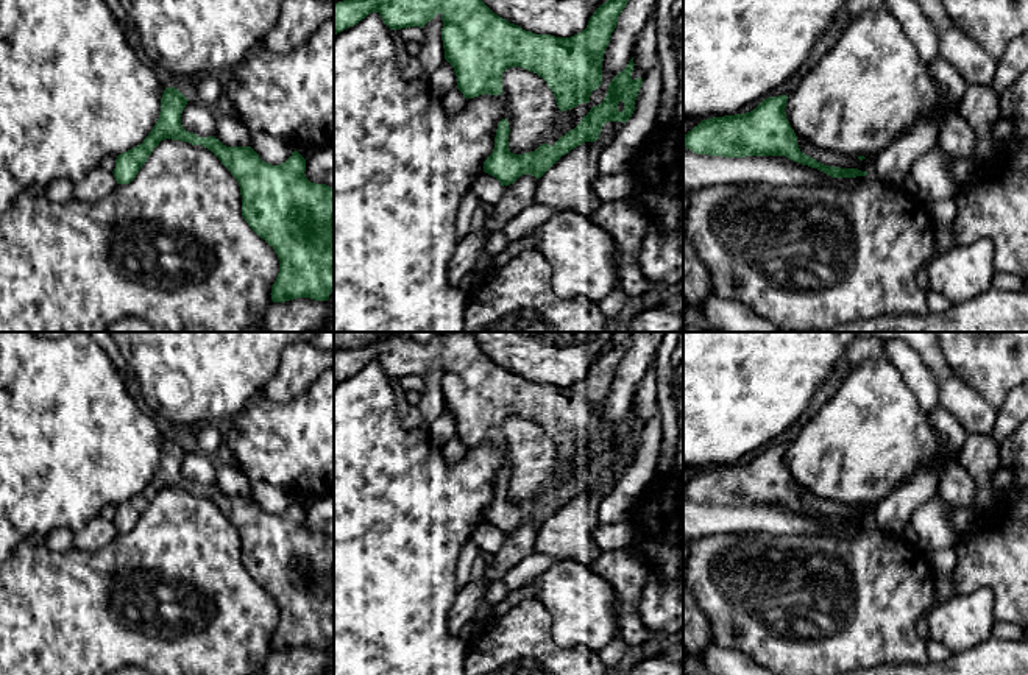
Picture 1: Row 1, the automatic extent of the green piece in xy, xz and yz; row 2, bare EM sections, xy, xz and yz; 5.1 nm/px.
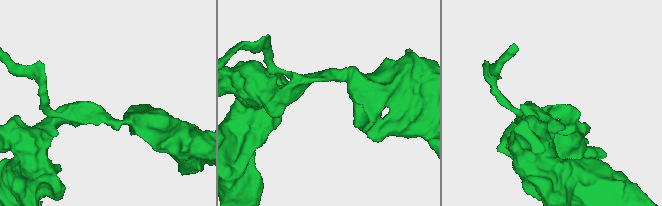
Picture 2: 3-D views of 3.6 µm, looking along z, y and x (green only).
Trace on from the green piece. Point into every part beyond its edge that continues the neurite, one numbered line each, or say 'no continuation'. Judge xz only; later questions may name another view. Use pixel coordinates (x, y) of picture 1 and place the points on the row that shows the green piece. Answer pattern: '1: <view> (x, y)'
no continuation

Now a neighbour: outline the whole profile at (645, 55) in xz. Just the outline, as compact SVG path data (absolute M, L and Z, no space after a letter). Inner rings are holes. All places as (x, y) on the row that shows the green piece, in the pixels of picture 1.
M650 17L636 41L633 53L633 72L632 80L644 78L646 73L652 69L657 58L657 27L655 19Z

